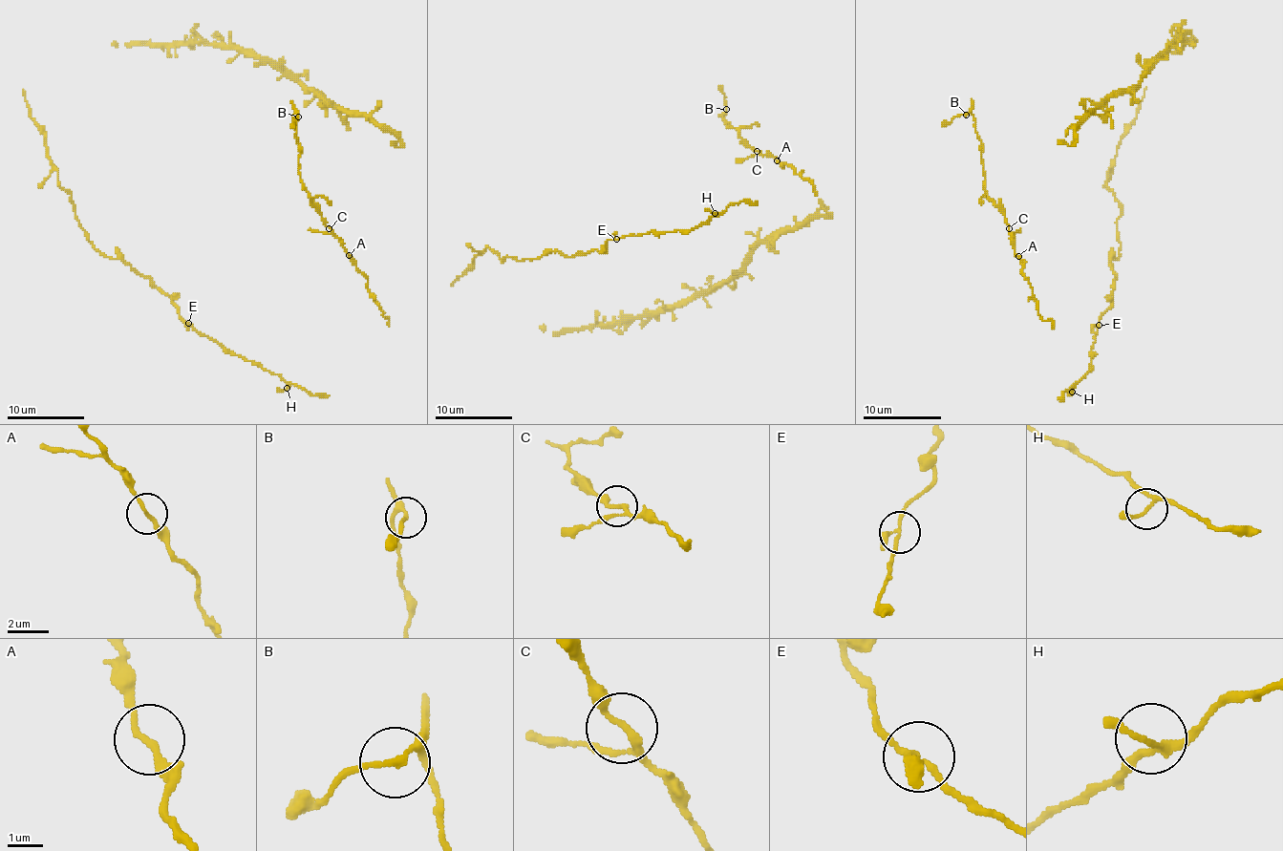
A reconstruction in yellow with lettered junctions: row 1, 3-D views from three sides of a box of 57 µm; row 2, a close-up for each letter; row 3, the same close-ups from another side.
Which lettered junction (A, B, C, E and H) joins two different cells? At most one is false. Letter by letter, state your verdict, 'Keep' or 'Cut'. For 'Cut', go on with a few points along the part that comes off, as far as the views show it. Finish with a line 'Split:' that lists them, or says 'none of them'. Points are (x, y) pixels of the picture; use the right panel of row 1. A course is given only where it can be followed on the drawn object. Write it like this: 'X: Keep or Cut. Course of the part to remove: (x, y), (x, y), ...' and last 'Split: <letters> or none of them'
A: Keep
B: Keep
C: Keep
E: Keep
H: Keep
Split: none of them

